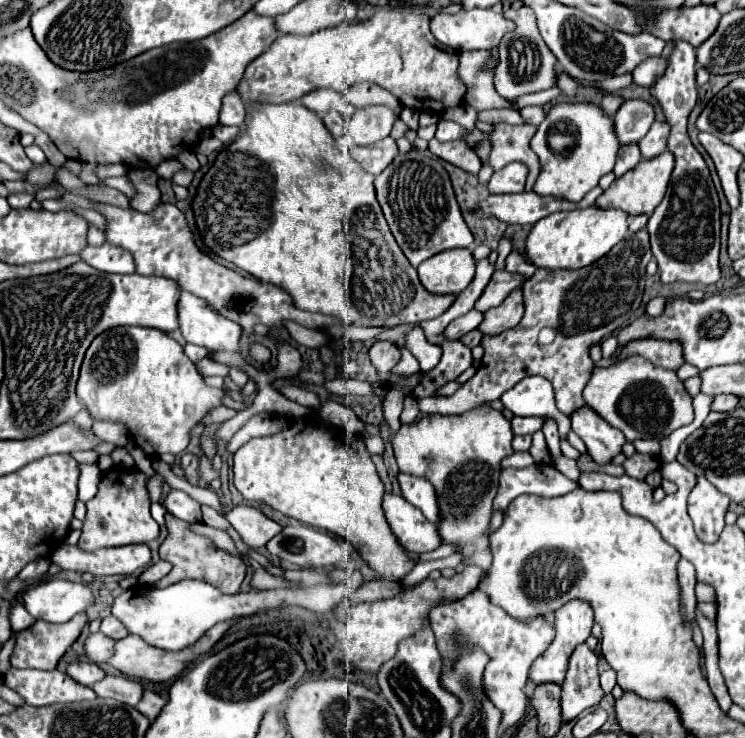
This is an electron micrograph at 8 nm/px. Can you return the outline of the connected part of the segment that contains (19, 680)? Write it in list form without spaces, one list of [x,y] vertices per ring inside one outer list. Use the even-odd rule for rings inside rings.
[[[9,668],[5,684],[17,690],[31,706],[49,706],[57,702],[81,702],[95,700],[97,694],[91,688],[69,680],[59,670],[15,670]]]

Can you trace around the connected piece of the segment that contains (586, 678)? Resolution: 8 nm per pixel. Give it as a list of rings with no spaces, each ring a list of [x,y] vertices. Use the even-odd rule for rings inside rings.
[[[579,644],[569,660],[567,676],[561,684],[561,710],[565,720],[577,718],[583,710],[595,706],[603,698],[603,688],[599,684],[599,658],[587,646]]]

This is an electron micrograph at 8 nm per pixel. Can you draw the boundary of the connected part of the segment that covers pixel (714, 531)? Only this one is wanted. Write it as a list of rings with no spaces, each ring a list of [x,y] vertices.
[[[699,476],[689,494],[689,516],[695,532],[703,542],[715,542],[725,526],[723,518],[729,508],[729,496],[721,494],[705,476]]]

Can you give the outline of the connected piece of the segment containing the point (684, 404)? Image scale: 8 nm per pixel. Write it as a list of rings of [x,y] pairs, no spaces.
[[[631,356],[625,362],[609,368],[595,368],[593,380],[589,380],[585,386],[583,398],[599,412],[601,418],[605,418],[613,428],[621,430],[627,442],[637,438],[661,440],[693,420],[691,396],[685,392],[677,374],[673,370],[657,368],[639,356]]]

